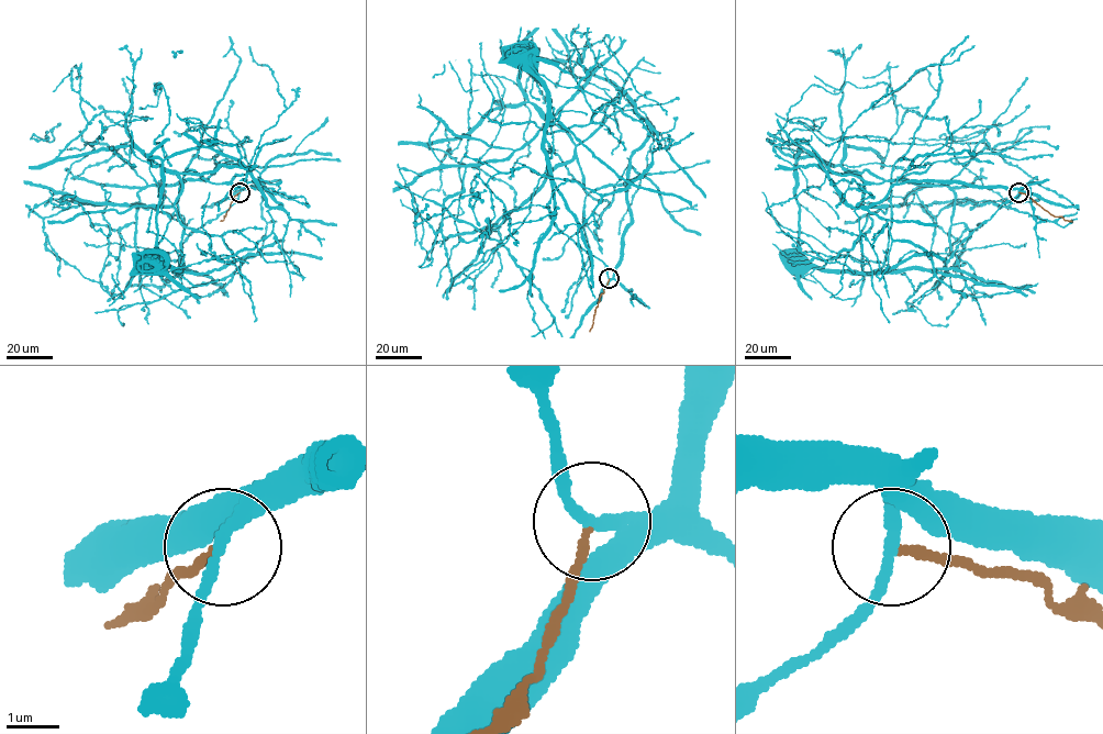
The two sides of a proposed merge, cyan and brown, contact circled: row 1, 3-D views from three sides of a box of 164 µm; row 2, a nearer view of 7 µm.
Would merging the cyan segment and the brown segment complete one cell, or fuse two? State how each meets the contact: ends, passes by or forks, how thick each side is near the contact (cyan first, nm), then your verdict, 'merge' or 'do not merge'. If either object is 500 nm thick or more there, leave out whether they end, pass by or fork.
cyan passes by; brown ends; calibres 240 and 150 nm; do not merge

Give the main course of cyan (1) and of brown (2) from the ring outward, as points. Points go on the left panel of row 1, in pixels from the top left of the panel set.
1: (240, 191), (151, 156), (179, 197), (106, 195), (107, 290), (46, 246), (175, 210)
2: (240, 191), (220, 220)

